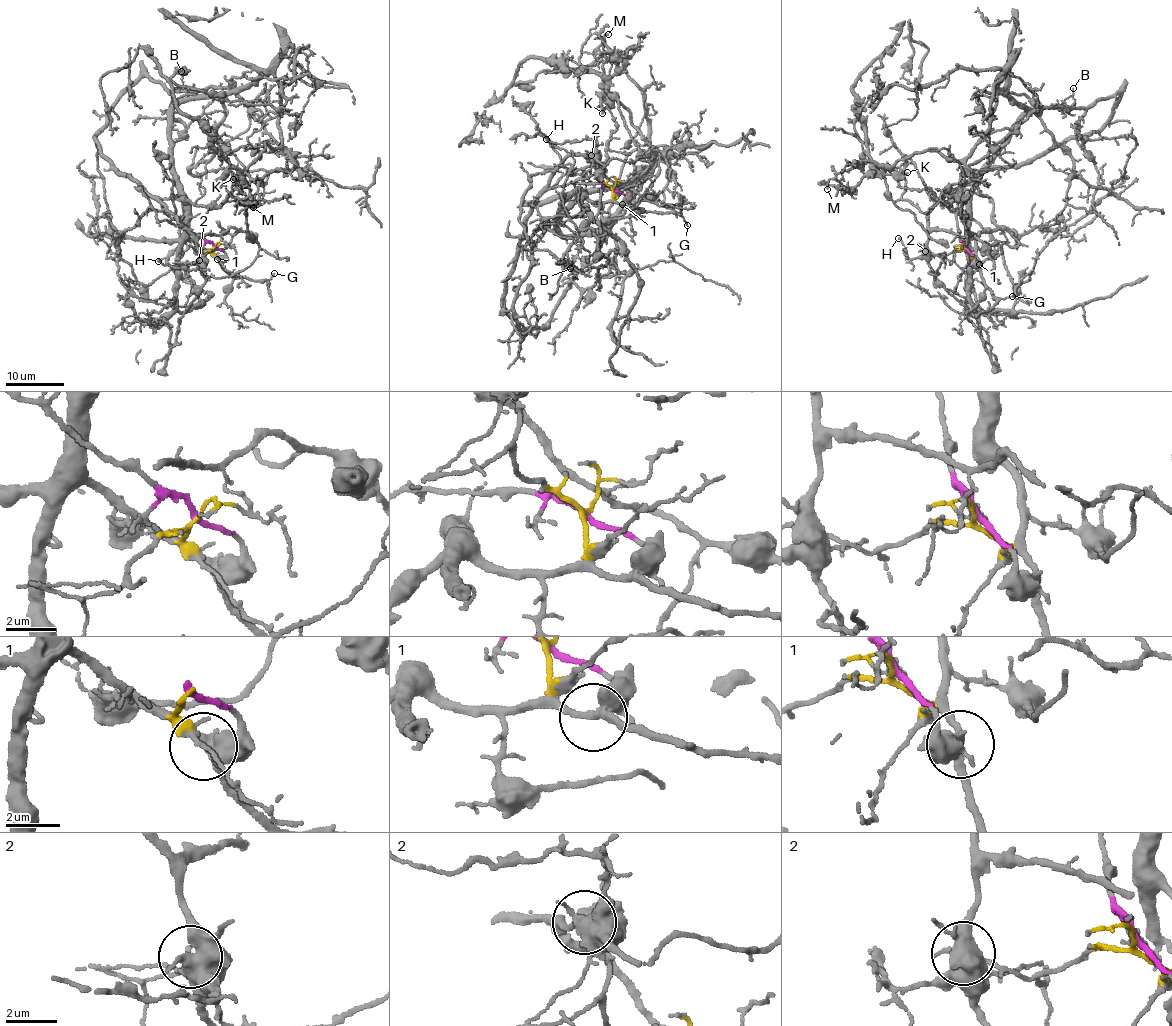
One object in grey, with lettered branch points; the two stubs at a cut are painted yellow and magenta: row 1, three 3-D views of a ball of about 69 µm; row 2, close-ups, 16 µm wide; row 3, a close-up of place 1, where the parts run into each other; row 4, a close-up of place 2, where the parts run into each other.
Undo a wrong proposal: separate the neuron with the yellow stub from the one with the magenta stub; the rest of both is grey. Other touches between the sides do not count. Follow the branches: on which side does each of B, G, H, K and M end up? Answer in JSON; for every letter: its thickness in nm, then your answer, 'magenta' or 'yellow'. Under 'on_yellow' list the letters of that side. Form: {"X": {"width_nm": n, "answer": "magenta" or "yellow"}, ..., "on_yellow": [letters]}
{"B": {"width_nm": 100, "answer": "magenta"}, "G": {"width_nm": 100, "answer": "yellow"}, "H": {"width_nm": 130, "answer": "magenta"}, "K": {"width_nm": 150, "answer": "magenta"}, "M": {"width_nm": 110, "answer": "yellow"}, "on_yellow": ["G", "M"]}

